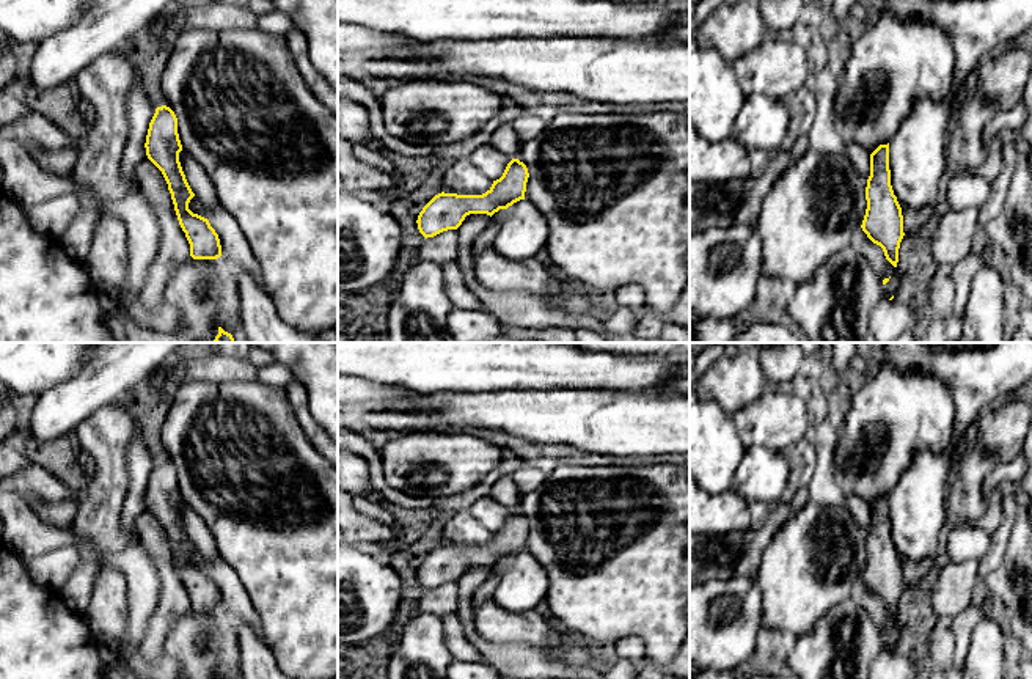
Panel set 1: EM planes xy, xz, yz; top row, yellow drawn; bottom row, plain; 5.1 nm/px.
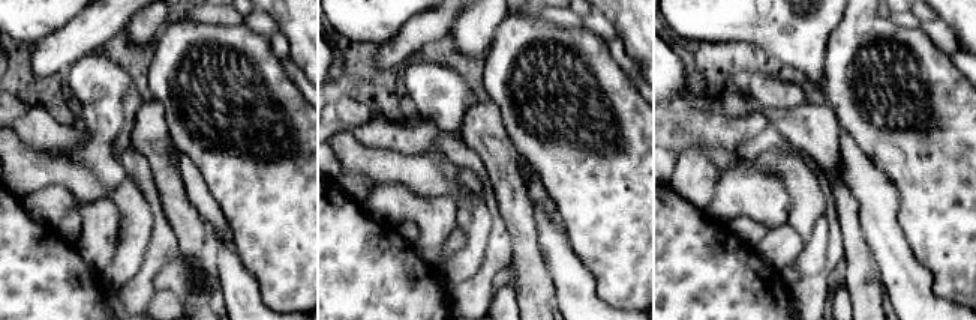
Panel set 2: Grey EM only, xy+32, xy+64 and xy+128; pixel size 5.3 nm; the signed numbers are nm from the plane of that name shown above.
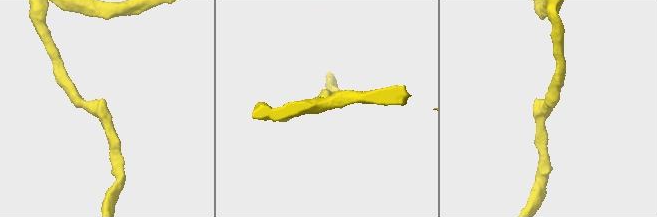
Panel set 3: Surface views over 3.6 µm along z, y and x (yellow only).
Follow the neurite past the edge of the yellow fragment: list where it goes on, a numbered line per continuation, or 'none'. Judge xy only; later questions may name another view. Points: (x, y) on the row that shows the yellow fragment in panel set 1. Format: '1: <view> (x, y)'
none

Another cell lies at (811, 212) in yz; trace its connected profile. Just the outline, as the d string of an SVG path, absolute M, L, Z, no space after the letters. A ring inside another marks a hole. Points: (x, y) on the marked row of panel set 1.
M809 148L801 159L793 160L776 179L763 200L756 223L756 229L762 239L762 278L778 278L784 281L789 289L796 288L807 283L833 255L850 247L853 233L862 225L865 215L865 187L867 179L855 168L844 151L822 156Z

